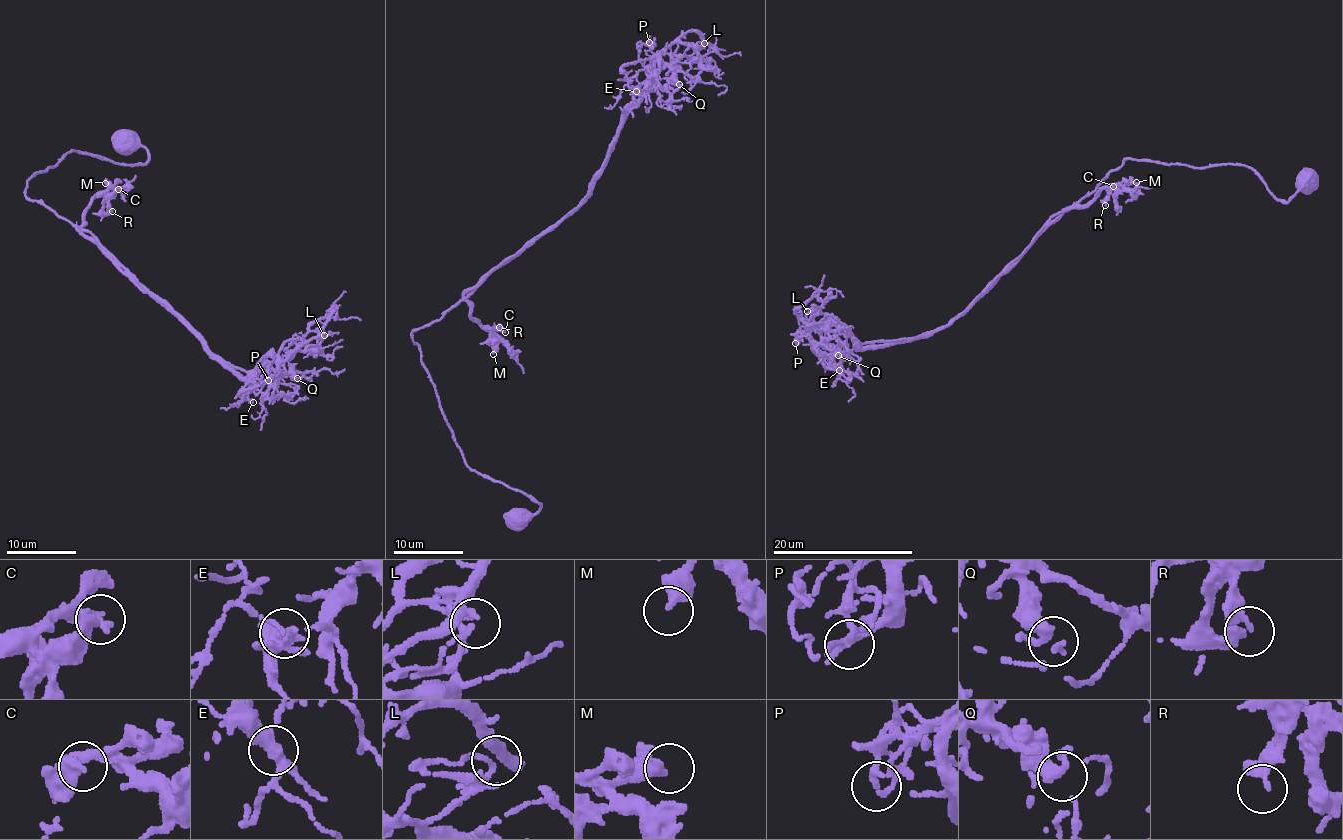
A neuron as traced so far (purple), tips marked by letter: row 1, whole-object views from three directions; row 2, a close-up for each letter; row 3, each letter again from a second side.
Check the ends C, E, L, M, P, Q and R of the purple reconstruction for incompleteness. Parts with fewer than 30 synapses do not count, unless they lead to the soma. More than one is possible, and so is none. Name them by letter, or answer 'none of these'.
M

